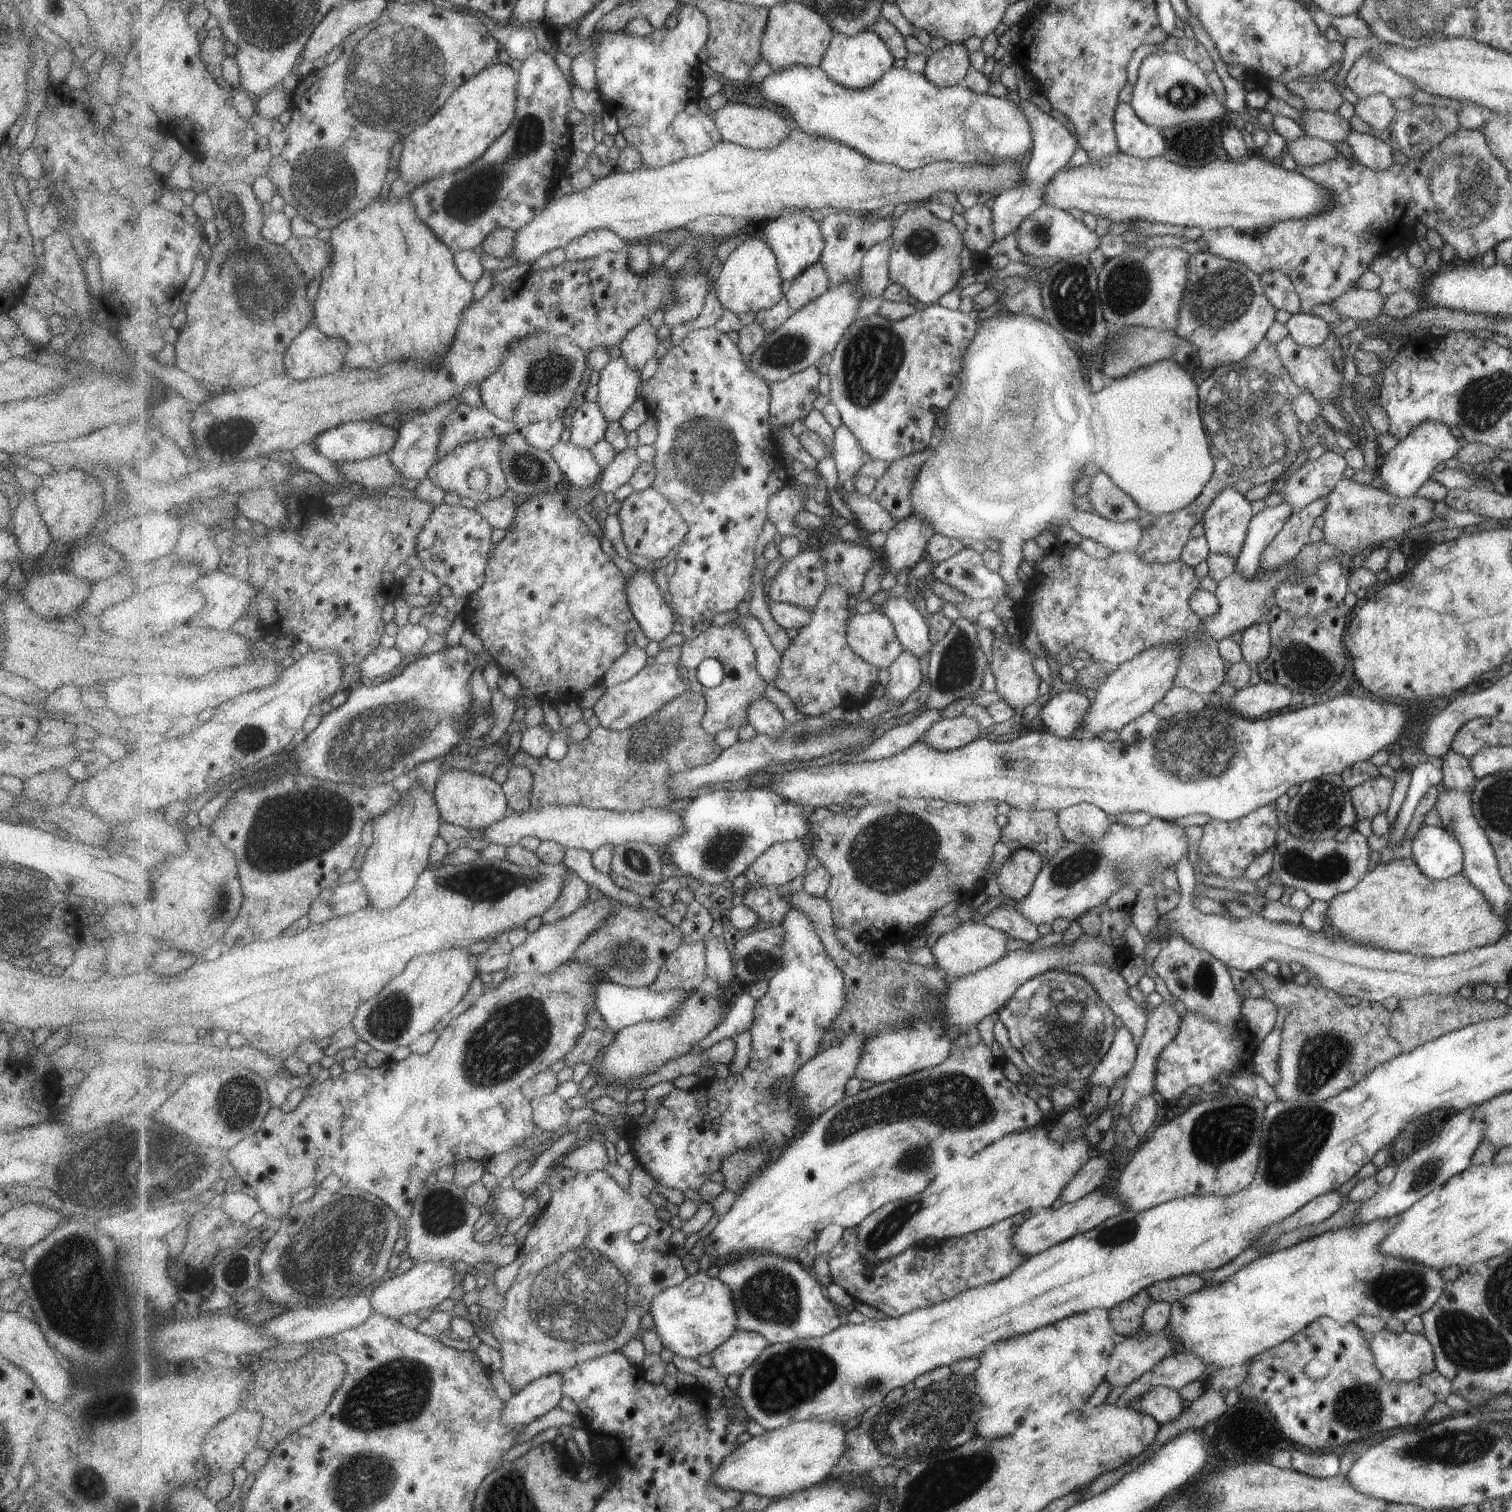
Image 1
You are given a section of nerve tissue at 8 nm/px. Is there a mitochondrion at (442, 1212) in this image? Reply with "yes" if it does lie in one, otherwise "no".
yes

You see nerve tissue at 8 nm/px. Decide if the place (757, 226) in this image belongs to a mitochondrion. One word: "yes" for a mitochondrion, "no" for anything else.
no

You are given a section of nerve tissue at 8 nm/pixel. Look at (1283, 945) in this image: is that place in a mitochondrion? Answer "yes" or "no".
no

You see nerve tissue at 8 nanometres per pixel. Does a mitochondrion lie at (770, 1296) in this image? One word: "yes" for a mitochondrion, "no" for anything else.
yes

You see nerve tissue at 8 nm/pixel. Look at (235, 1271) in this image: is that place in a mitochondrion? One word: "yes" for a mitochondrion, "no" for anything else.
yes

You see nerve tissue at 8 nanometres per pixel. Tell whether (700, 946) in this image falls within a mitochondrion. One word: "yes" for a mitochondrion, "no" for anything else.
no

